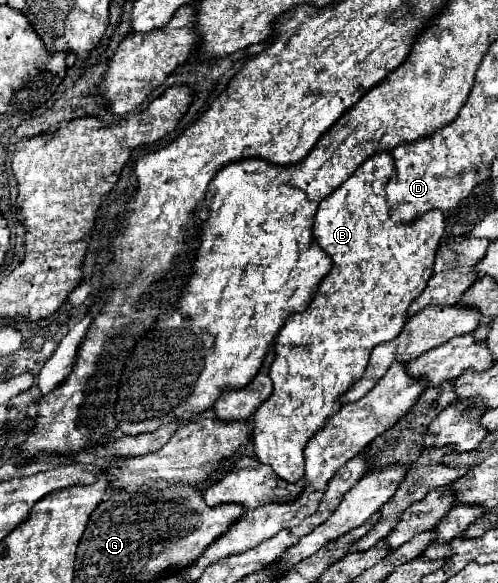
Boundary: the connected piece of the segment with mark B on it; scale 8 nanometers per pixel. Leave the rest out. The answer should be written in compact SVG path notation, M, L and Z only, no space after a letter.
M386 150L376 152L374 156L366 158L358 170L318 206L312 232L320 248L332 258L332 270L318 284L318 290L306 312L292 314L280 330L274 342L276 358L270 366L274 390L252 416L252 444L258 460L270 464L272 470L286 482L296 482L304 476L302 450L306 442L316 430L324 426L326 418L340 410L338 396L344 394L358 378L362 378L372 348L394 340L400 334L406 324L406 310L410 302L422 294L428 278L432 276L434 254L444 234L444 214L440 210L430 210L408 224L392 222L384 196L390 174L392 154Z

